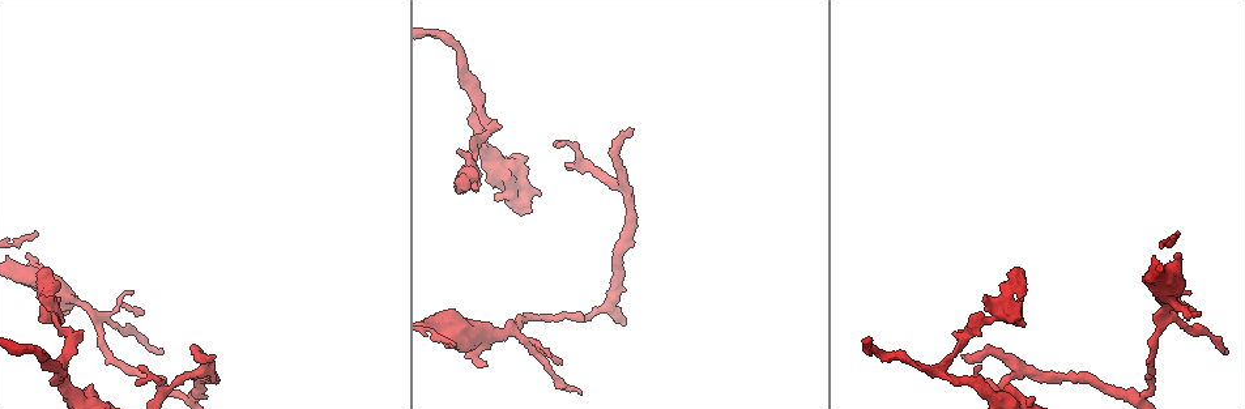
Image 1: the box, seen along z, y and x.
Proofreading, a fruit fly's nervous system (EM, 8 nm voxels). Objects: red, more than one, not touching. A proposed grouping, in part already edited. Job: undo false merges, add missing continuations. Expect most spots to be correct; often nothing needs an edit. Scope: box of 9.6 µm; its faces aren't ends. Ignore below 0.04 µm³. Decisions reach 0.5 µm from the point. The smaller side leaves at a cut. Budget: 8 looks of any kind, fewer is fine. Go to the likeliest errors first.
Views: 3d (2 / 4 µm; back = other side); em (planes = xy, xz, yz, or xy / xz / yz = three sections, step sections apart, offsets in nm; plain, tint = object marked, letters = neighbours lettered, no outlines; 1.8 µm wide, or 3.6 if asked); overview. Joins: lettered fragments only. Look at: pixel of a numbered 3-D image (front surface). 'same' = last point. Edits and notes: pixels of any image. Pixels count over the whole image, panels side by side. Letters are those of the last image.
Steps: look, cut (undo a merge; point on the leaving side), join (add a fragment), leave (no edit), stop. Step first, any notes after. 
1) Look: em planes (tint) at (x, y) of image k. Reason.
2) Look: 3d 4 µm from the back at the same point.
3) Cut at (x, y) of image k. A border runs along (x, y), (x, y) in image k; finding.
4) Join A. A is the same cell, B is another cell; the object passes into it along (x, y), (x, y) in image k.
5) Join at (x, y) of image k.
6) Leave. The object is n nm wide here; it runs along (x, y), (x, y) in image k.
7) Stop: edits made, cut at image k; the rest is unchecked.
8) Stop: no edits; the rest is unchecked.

Look: 3d 4 µm from the back at (215, 358) of image 1. Free end.

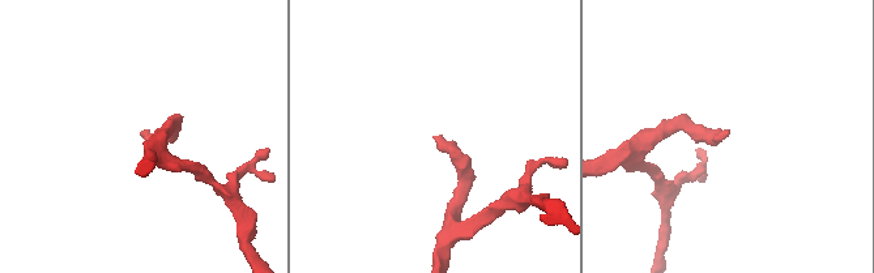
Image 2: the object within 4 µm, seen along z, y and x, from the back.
Look: em yz step 16 (tint) at (434, 138) of image 2. Need the tissue.

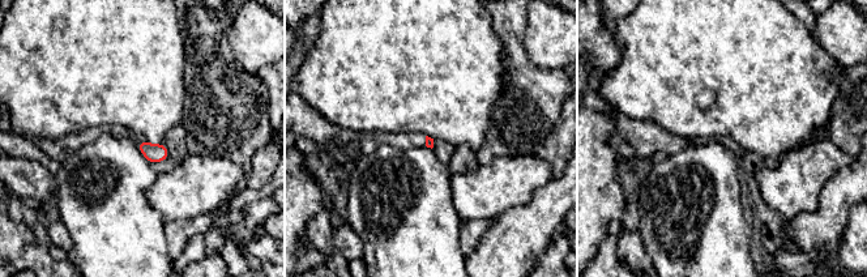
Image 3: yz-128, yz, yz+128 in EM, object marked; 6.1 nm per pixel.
Look: em planes (letters) at the same point.

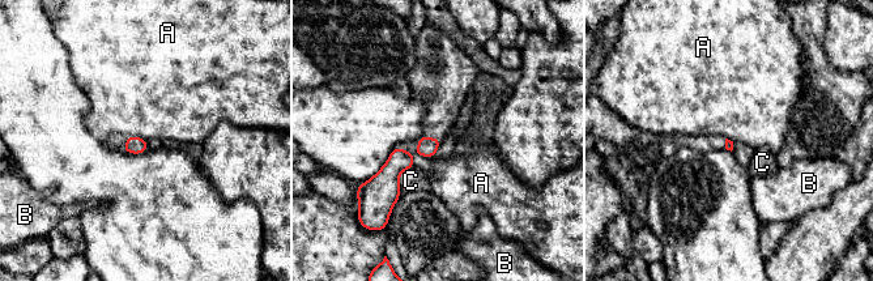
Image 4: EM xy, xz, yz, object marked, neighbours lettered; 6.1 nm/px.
Leave. A, B and C are other cells; a border runs along (411, 153), (434, 156) in image 4; none of them fits.

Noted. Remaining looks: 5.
Look: em xz step 8 (letters) at (1196, 314) of image 1. Branch stops here.

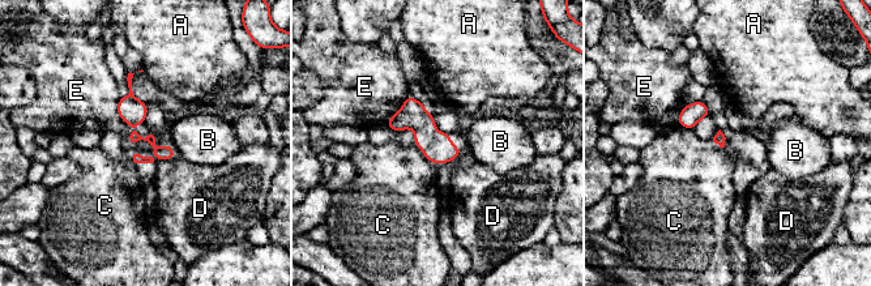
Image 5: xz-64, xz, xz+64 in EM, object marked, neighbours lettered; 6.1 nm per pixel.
Leave. A, B, C, D and E are other cells; it runs along (123, 101), (132, 131), (170, 154) in image 5; none of them fits.

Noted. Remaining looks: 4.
Look: em planes (letters) at (1026, 294) of image 1. Free end.

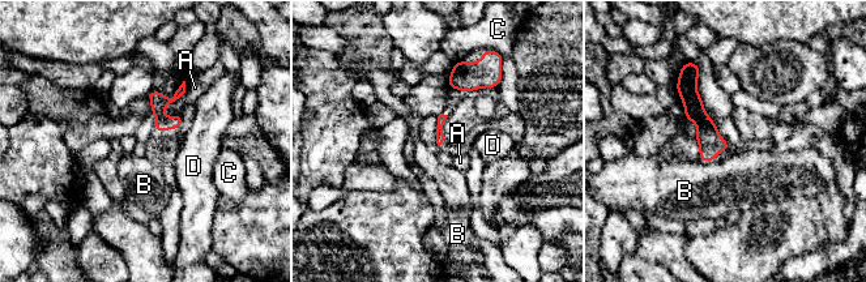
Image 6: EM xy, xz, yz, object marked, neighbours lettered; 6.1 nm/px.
Leave. A, B, C and D are other cells; it runs along (690, 80), (708, 158) in image 6; no lettered fragment goes on from it.

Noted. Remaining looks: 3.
Stop: no edits; the rest is unchecked.

